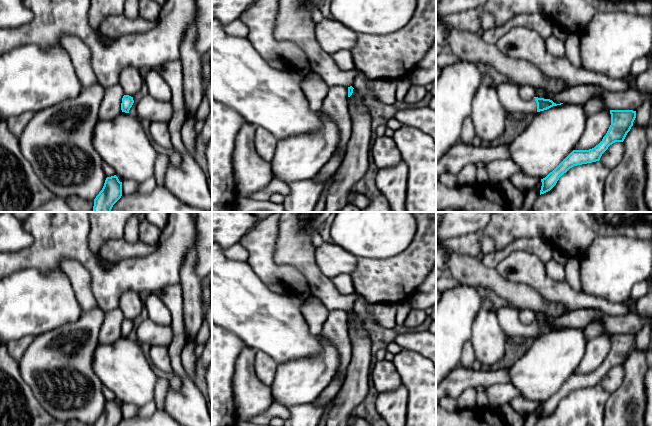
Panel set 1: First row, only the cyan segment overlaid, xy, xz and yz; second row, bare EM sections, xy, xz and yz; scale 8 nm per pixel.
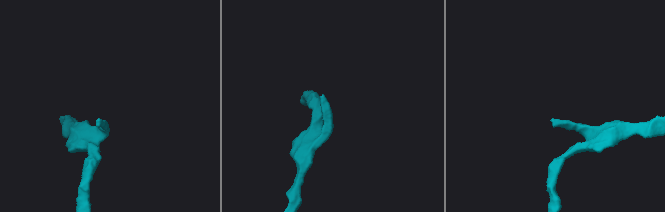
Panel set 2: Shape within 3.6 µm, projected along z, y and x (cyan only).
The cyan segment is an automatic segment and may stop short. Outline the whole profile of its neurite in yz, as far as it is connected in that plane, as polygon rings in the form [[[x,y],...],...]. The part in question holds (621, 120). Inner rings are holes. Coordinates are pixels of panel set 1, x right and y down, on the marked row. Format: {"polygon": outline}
{"polygon": [[[610,110],[611,125],[602,141],[589,150],[573,150],[552,172],[541,179],[540,195],[550,191],[570,168],[599,161],[602,154],[615,142],[623,142],[633,126],[636,111]]]}

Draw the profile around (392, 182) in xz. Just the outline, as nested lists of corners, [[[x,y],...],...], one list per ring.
[[[403,161],[394,167],[378,169],[375,184],[387,199],[391,212],[406,212],[408,167]]]

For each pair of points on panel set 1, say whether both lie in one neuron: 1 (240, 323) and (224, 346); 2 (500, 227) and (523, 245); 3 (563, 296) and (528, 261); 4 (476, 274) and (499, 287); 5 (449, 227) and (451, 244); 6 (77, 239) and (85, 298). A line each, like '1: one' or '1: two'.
1: two
2: two
3: one
4: one
5: two
6: two

